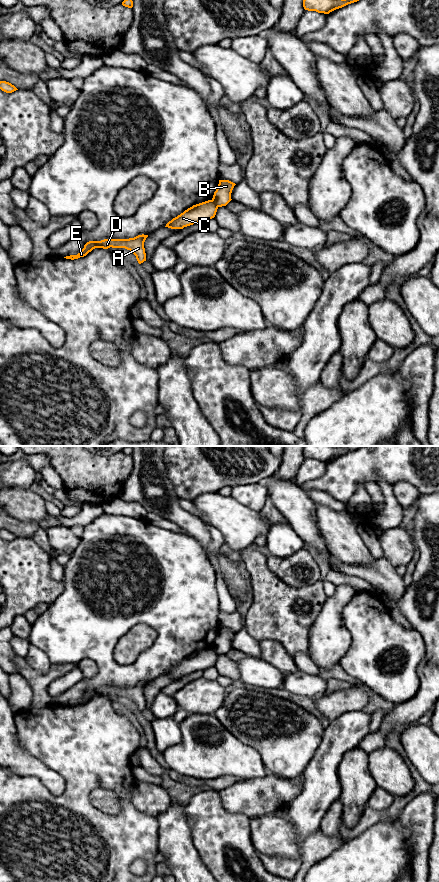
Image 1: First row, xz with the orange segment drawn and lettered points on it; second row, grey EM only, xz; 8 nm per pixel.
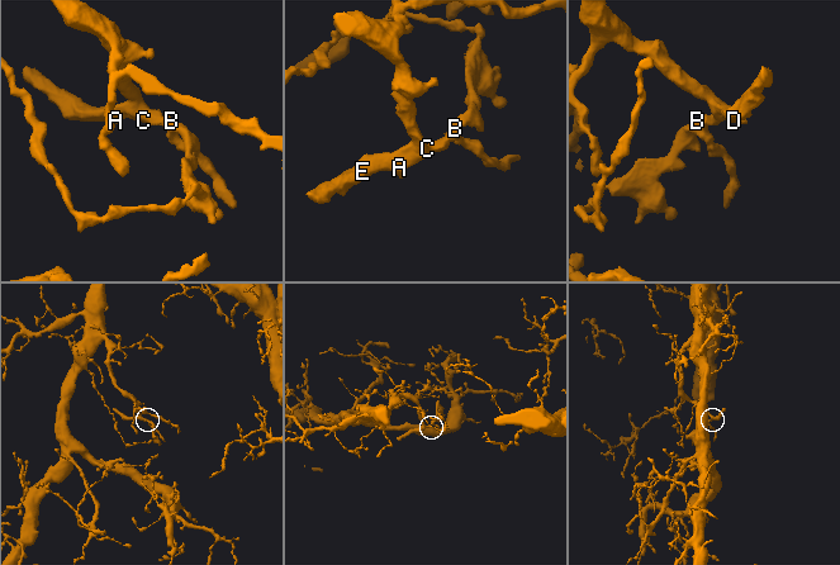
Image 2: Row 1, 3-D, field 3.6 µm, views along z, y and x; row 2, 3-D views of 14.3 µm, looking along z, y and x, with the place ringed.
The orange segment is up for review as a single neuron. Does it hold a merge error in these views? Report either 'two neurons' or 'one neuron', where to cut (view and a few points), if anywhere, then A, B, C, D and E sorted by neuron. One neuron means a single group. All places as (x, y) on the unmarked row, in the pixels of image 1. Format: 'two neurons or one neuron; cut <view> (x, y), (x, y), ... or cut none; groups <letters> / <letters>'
two neurons; cut xz (212, 647), (217, 655); groups A C D E / B

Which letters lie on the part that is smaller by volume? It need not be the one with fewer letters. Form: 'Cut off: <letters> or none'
Cut off: B

